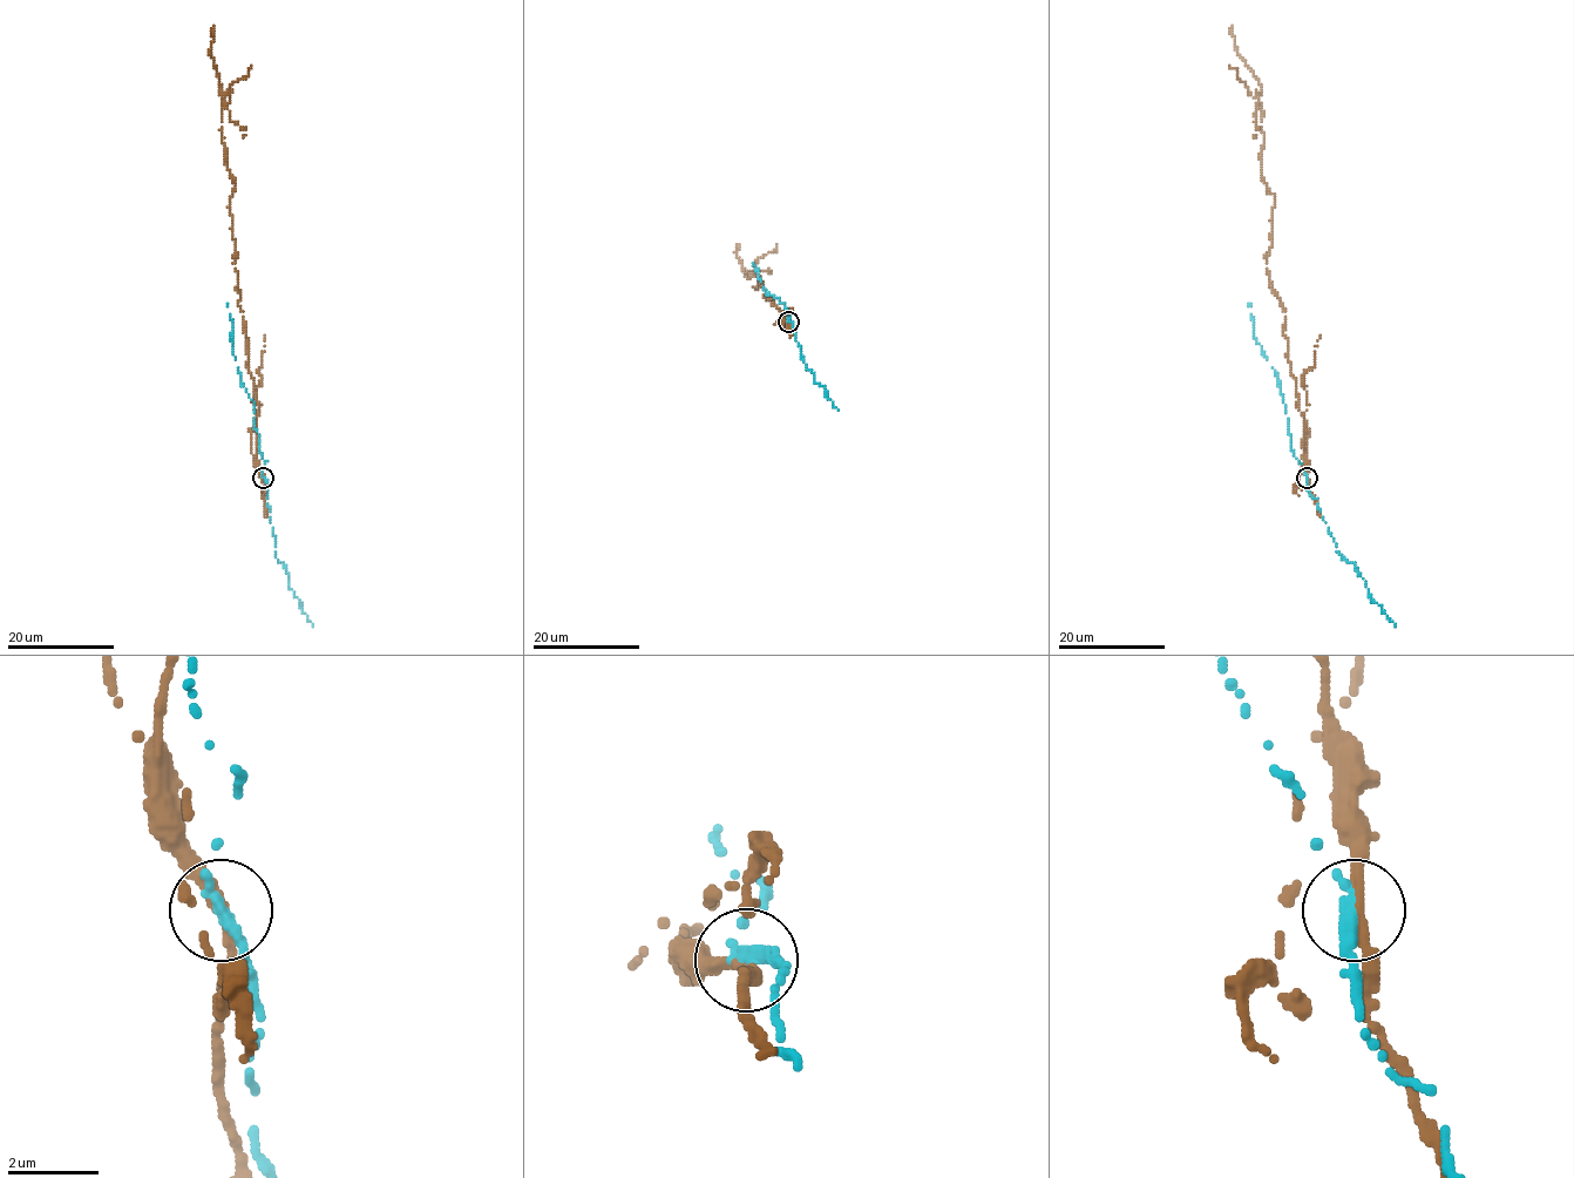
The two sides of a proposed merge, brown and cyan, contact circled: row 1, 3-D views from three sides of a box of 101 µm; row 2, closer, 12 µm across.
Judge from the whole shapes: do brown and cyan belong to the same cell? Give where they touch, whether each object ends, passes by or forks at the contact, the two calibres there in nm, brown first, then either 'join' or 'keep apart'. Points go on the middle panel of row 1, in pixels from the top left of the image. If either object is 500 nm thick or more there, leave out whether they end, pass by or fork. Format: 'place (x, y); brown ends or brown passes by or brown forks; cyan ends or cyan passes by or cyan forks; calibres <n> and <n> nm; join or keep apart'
place (788, 322); brown passes by; cyan ends; calibres 240 and 380 nm; keep apart

